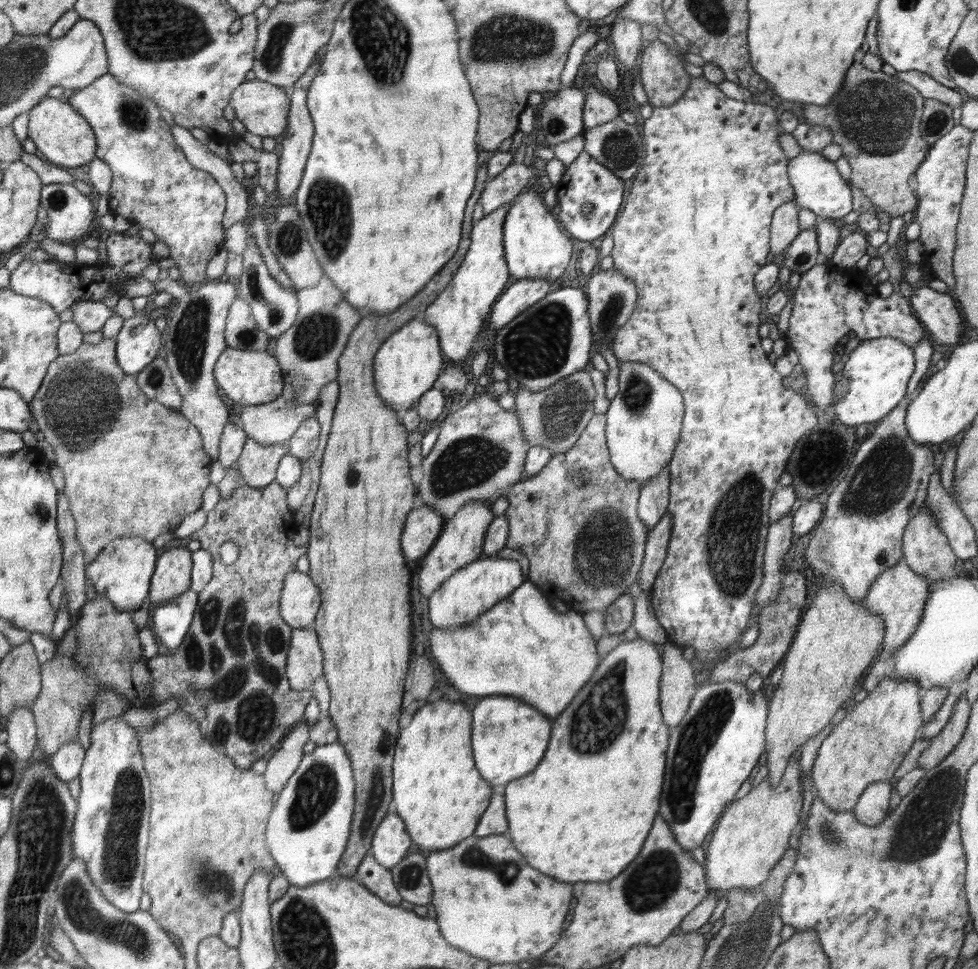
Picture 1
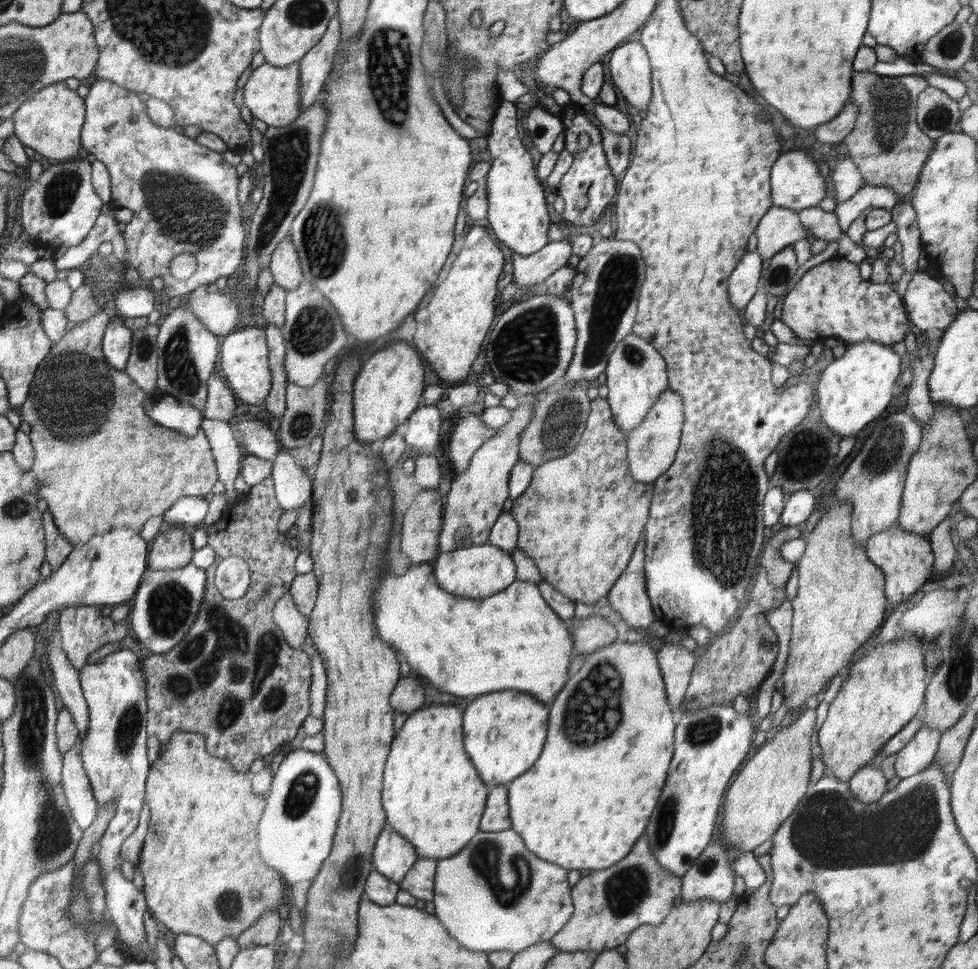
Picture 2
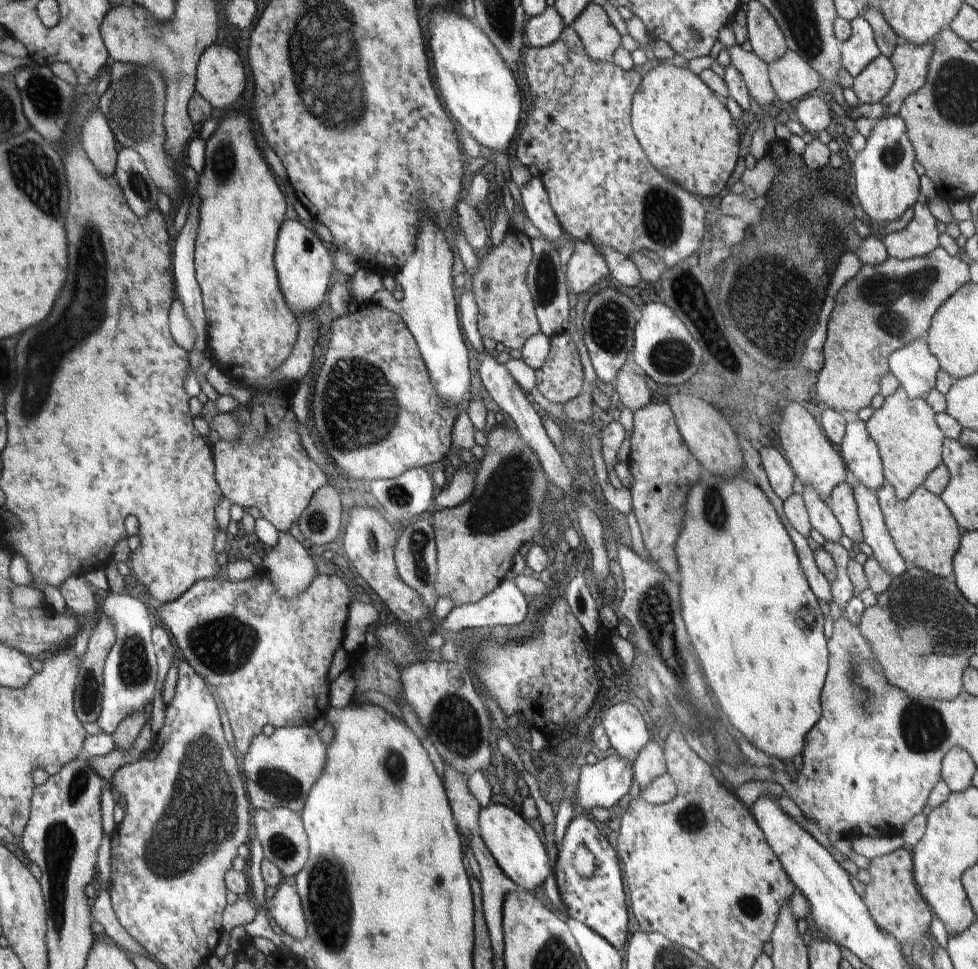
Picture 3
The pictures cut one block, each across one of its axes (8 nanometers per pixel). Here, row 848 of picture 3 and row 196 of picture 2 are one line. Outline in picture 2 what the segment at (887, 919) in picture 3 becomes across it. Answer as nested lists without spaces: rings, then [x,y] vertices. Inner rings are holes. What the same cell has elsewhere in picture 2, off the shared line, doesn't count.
[[[853,72],[851,76],[851,98],[847,102],[853,102],[857,106],[857,118],[853,130],[841,140],[847,146],[847,154],[851,162],[857,166],[863,186],[887,186],[893,192],[899,194],[899,198],[907,196],[921,174],[921,168],[931,154],[935,142],[923,134],[917,128],[917,96],[927,88],[927,82],[923,76],[879,76],[875,72]]]

